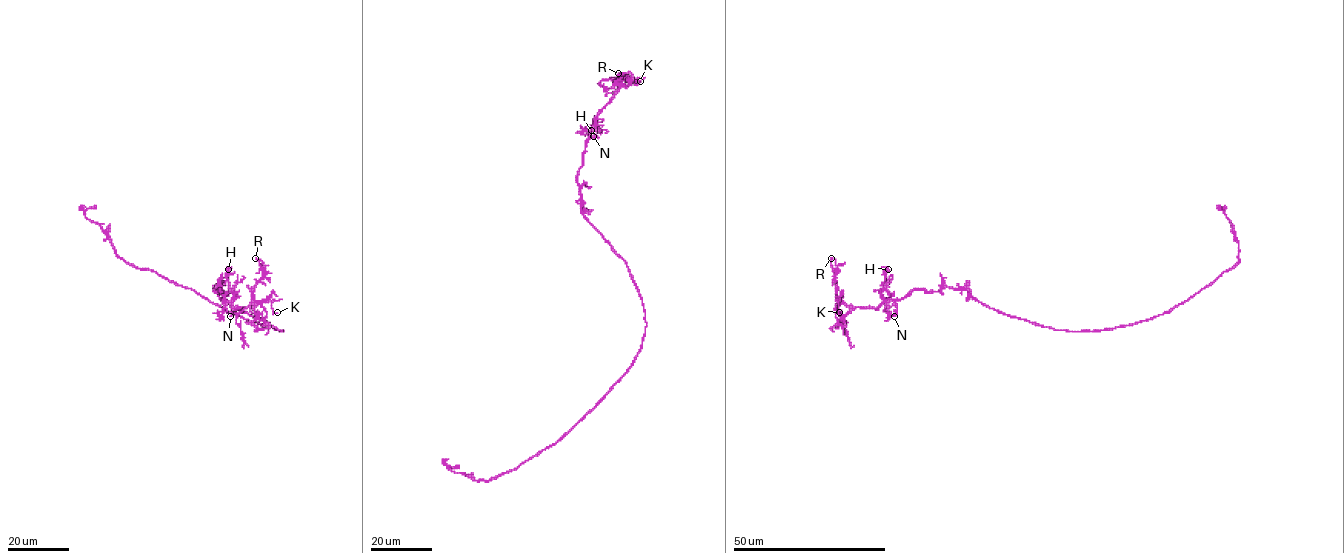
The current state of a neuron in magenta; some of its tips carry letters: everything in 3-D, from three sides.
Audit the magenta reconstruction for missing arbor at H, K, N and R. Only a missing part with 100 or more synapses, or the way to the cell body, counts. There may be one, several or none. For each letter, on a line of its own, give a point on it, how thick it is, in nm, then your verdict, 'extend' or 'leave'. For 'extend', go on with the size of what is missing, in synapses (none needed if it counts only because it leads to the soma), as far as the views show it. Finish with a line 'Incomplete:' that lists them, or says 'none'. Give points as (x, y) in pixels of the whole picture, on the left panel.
H: place (228, 269); calibre 200 nm; leave
K: place (277, 312); calibre 140 nm; leave
N: place (230, 316); calibre 180 nm; leave
R: place (255, 258); calibre 120 nm; leave
Incomplete: none

